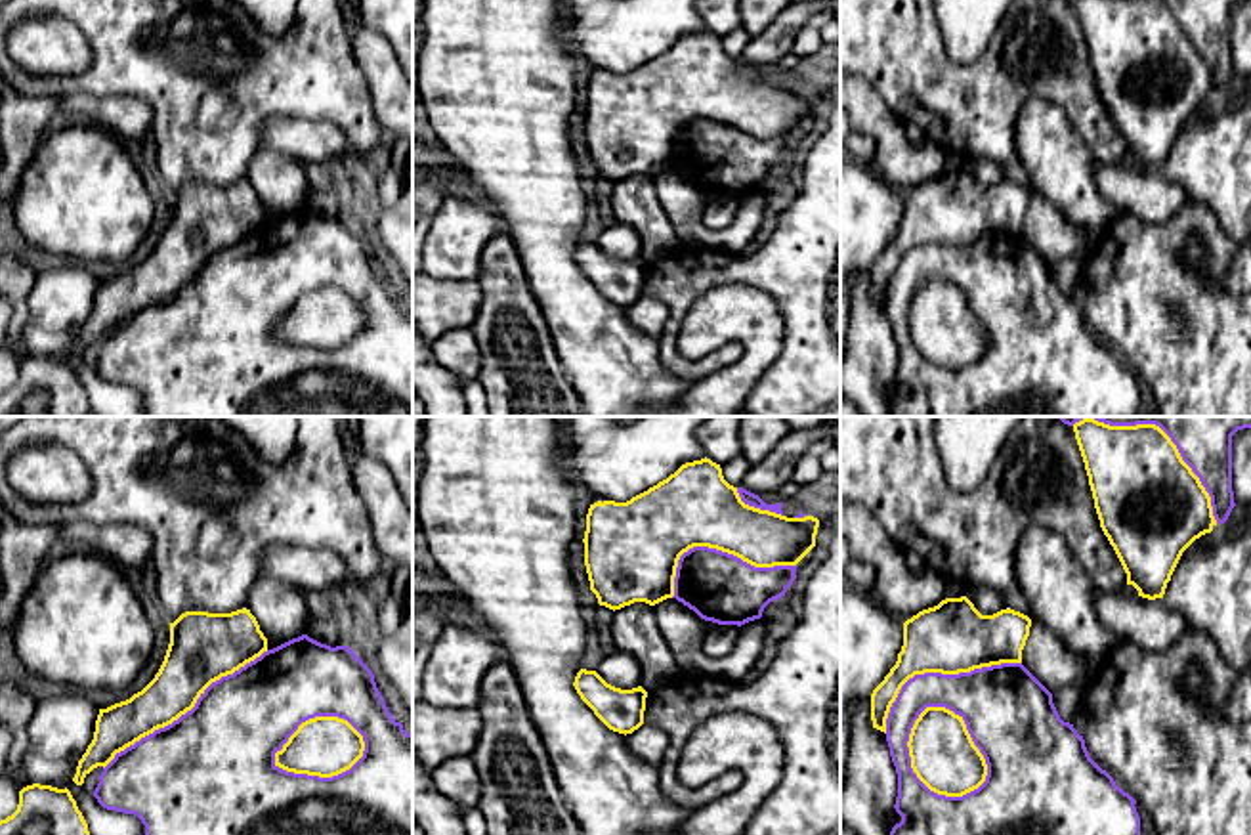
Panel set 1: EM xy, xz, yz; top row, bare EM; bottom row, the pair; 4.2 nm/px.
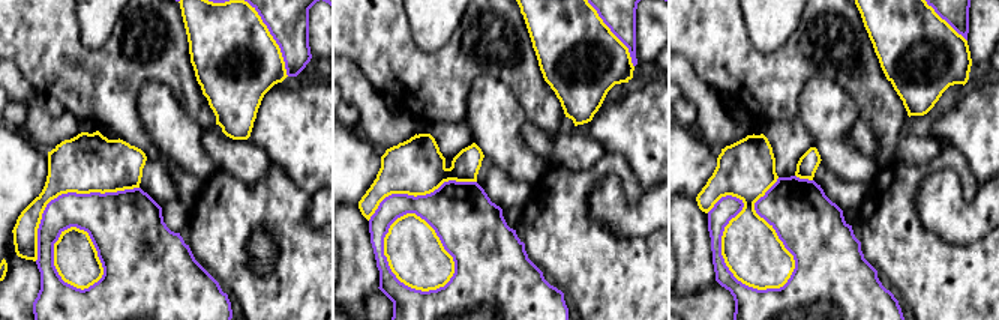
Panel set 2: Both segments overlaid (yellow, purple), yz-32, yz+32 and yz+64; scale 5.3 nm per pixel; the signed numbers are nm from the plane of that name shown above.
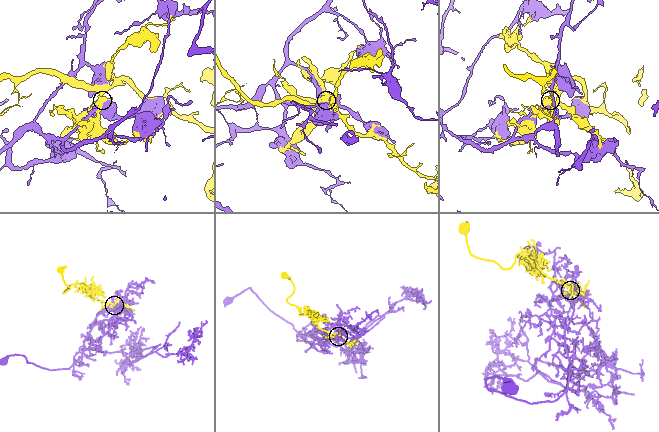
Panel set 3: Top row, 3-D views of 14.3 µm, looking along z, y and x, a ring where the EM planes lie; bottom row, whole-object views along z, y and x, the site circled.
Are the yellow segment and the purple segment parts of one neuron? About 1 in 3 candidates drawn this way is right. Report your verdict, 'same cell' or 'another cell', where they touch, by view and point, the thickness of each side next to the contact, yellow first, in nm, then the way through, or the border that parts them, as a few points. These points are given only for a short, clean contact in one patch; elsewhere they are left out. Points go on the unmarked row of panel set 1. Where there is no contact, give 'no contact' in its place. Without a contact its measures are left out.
another cell; meets yellow in yz at (911, 335); 280 nm thick on the yellow side, 220 nm on the other

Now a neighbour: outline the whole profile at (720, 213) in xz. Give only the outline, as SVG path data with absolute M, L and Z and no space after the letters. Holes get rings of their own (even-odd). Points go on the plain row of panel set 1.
M718 197L707 206L707 227L714 233L724 231L735 218L741 199Z

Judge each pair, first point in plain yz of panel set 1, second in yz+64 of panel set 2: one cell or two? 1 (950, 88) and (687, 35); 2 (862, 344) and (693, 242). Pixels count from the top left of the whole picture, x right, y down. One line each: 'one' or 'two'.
1: one
2: one

